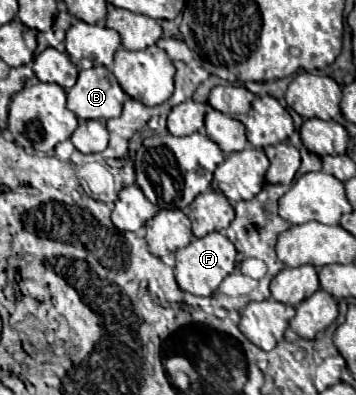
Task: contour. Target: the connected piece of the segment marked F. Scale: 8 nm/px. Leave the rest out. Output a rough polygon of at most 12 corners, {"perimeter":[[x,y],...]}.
{"perimeter":[[221,233],[191,237],[175,251],[175,281],[213,295],[235,269],[235,247]]}

